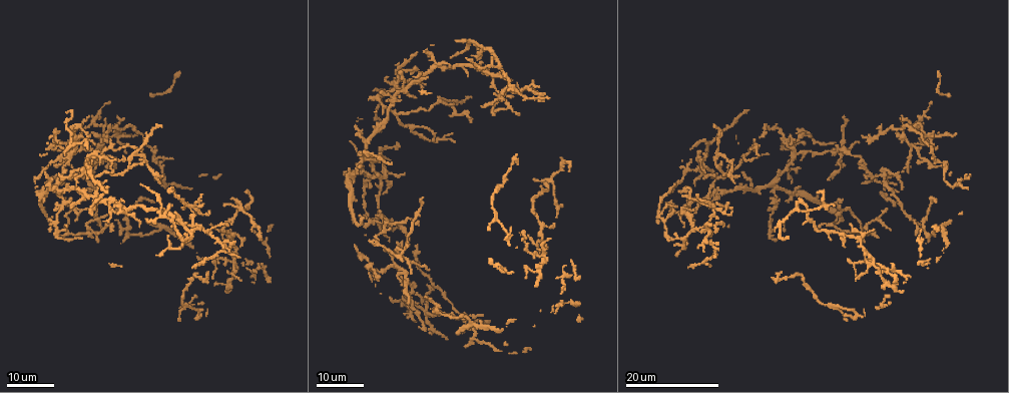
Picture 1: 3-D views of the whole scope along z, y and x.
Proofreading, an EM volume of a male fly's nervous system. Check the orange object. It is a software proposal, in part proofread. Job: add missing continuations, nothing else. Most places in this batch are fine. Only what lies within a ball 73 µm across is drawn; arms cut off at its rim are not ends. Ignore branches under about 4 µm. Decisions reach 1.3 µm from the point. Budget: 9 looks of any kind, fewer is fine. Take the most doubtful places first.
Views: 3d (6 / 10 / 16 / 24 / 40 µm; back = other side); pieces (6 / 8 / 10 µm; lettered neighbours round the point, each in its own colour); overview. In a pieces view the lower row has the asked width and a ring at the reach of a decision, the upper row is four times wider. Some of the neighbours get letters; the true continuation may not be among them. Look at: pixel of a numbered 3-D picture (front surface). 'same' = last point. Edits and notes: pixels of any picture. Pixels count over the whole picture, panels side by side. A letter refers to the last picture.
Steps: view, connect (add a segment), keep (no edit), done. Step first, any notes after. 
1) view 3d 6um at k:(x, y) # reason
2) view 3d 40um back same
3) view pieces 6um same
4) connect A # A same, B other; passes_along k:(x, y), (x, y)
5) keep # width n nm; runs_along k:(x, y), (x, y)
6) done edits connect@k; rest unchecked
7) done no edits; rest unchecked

view 3d 24um at 1:(936, 200) # an open end

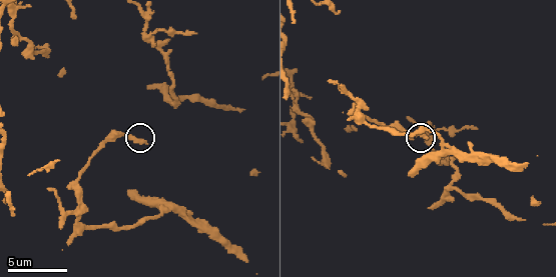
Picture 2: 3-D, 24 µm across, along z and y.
view pieces 6um at 2:(424, 137) # see the neighbours

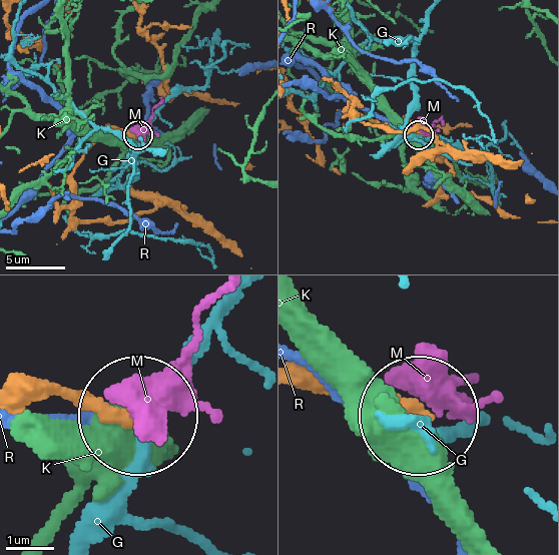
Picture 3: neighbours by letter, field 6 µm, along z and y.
keep # width 220 nm; G other, K other, M other, R other; none of them fits

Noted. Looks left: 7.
view 3d 24um at 1:(781, 273) # end of a long branch

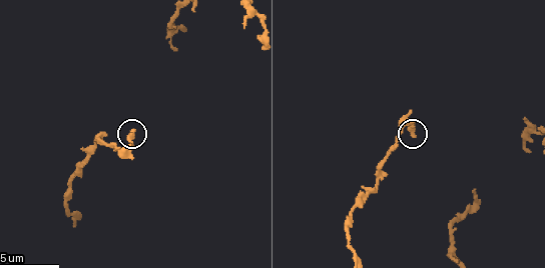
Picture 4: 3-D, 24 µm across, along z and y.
view pieces 10um at 4:(413, 137)

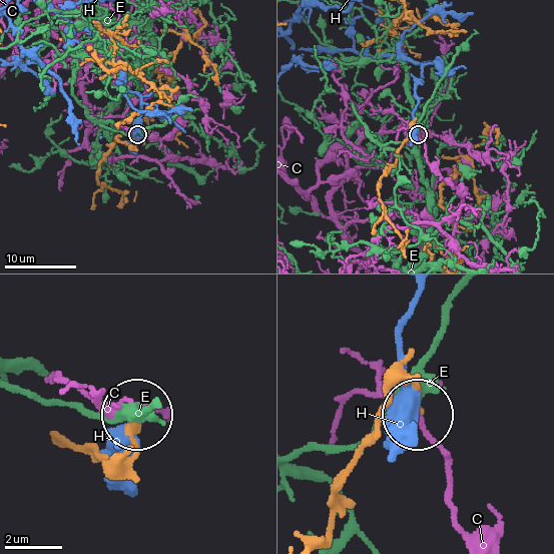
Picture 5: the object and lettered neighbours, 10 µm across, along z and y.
keep # C other, E other, H other; no lettered segment goes on from it

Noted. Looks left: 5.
view 3d 16um at 1:(472, 96) # free end

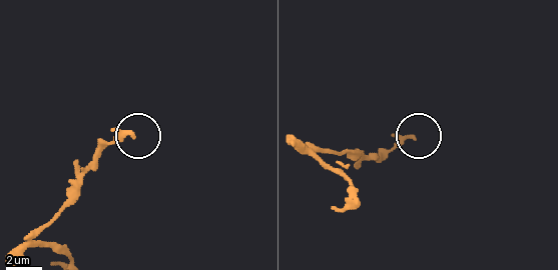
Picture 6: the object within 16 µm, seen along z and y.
view pieces 8um at 6:(132, 131)

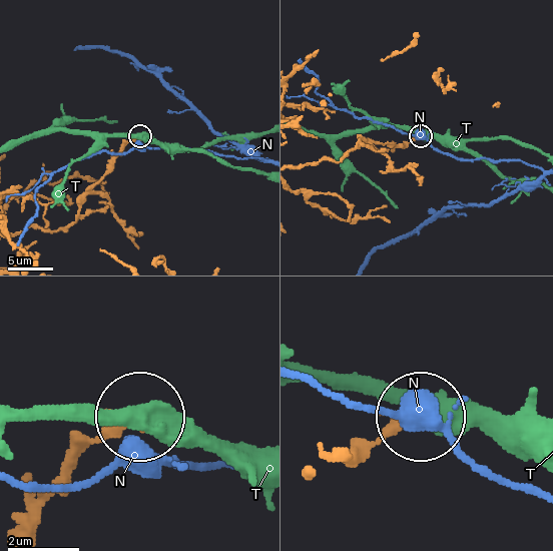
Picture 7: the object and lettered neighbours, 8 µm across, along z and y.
keep # N other, T other; none of them fits

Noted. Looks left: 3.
view 3d 16um at 1:(108, 135) # an open end

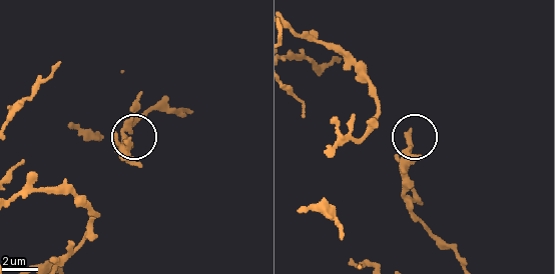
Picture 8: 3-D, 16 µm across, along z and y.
view pieces 10um at 8:(408, 129)

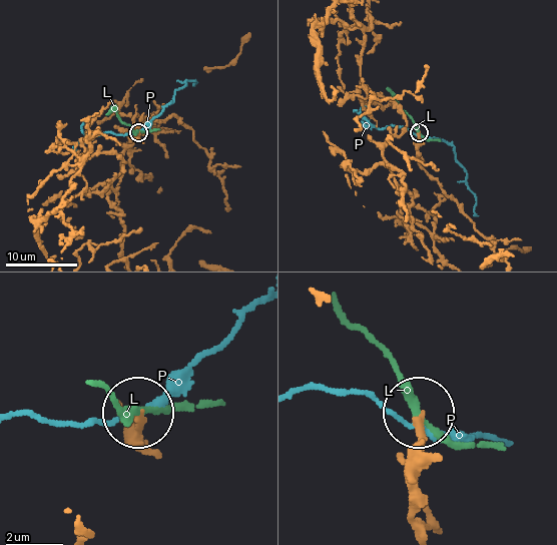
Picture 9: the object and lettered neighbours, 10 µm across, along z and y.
keep # L other, P other; runs_along 9:(435, 227), (435, 208), (448, 195), (417, 157), (418, 133); none of them fits

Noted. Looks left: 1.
done no edits; rest unchecked

